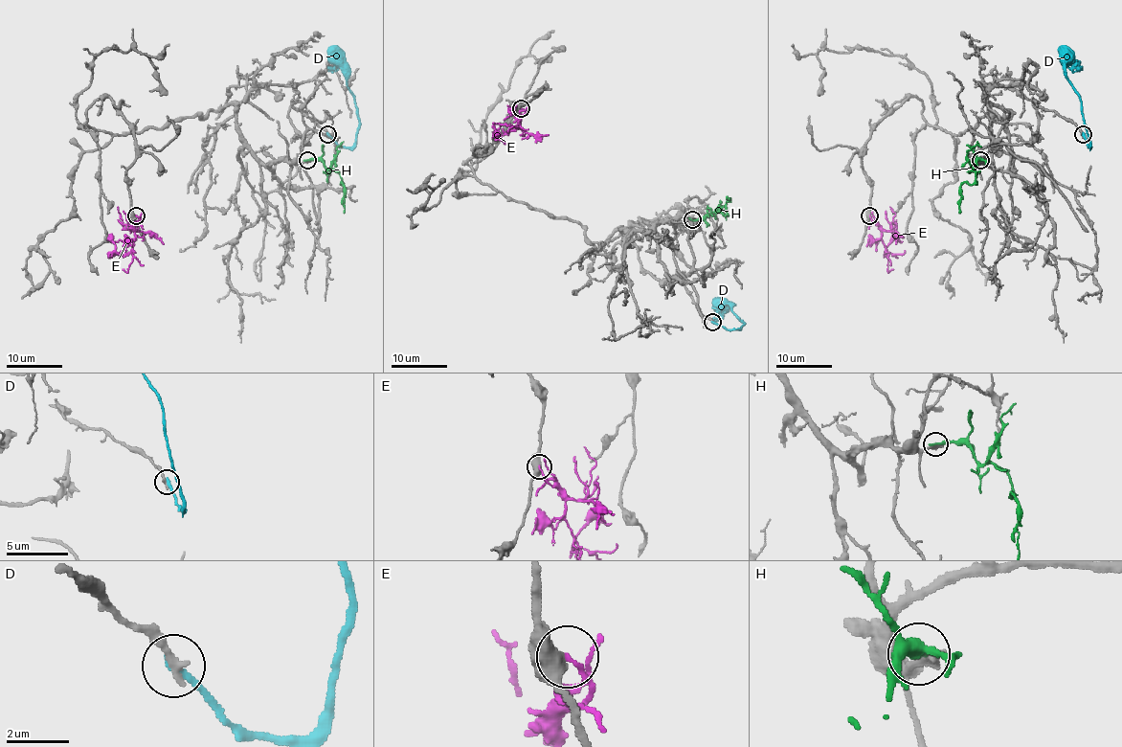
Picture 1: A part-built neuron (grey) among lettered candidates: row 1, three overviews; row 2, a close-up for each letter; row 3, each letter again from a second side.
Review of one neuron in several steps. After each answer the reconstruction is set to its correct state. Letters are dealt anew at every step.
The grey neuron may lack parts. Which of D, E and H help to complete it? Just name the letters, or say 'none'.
none

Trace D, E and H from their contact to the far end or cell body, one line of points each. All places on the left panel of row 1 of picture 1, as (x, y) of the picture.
D: (328, 134), (342, 147), (351, 147), (359, 124), (354, 97), (344, 74), (342, 60), (329, 46)
E: (137, 215), (141, 221), (135, 227), (132, 249), (124, 255), (109, 252), (119, 254), (122, 251)
H: (307, 160), (317, 159), (339, 174), (344, 186), (344, 214)

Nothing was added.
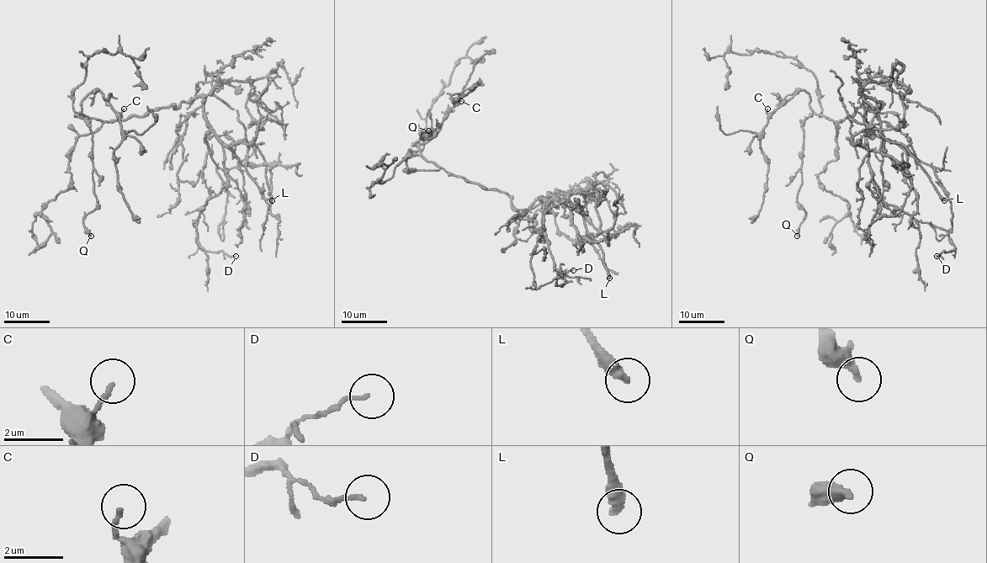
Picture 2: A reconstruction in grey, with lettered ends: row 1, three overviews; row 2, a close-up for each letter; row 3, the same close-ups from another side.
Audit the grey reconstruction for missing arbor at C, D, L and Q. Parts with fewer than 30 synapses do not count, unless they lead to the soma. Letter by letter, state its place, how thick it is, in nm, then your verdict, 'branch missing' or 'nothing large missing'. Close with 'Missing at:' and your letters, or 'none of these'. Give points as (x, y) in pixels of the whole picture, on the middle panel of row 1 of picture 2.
C: place (461, 101); calibre 140 nm; nothing large missing
D: place (573, 270); calibre 100 nm; nothing large missing
L: place (609, 278); calibre 360 nm; branch missing
Q: place (428, 130); calibre 340 nm; nothing large missing
Missing at: L

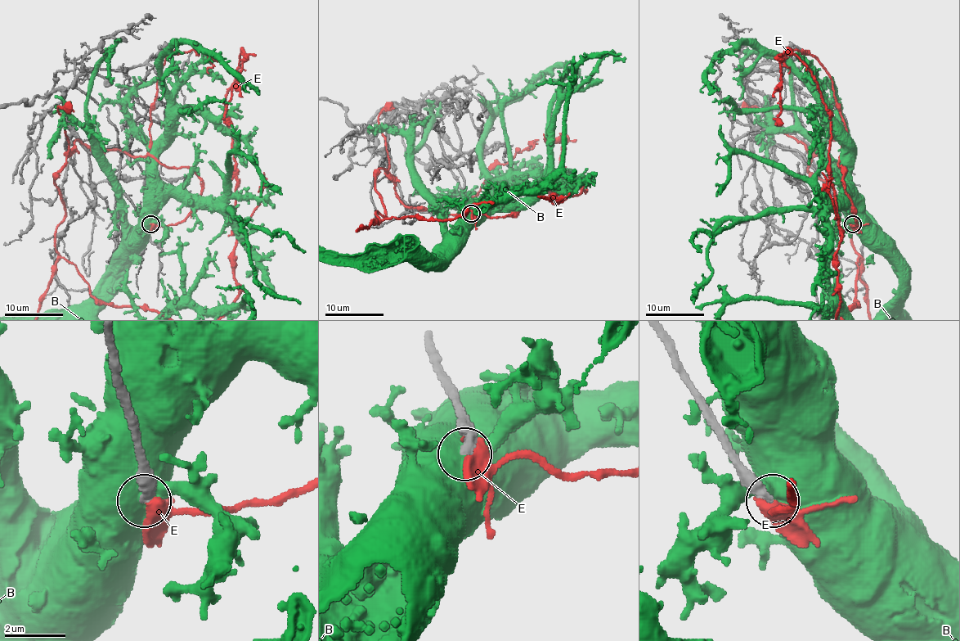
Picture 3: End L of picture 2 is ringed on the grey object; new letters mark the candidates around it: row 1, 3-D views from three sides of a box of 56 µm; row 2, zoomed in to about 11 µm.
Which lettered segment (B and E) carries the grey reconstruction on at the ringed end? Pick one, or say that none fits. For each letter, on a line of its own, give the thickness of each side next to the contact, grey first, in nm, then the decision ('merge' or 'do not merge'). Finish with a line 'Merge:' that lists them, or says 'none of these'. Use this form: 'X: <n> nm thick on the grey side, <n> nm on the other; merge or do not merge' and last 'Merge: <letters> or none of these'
B: 440 nm thick on the grey side, 650 nm on the other; do not merge
E: 440 nm thick on the grey side, 500 nm on the other; do not merge
Merge: none of these

